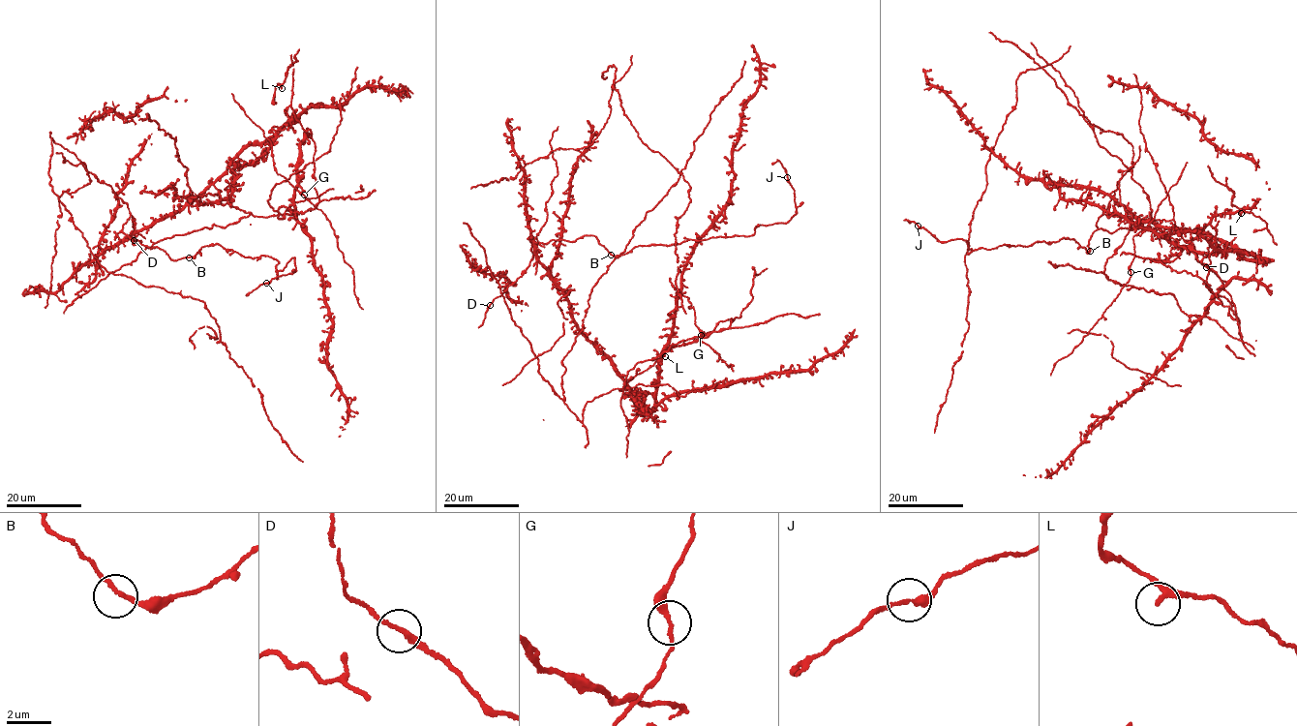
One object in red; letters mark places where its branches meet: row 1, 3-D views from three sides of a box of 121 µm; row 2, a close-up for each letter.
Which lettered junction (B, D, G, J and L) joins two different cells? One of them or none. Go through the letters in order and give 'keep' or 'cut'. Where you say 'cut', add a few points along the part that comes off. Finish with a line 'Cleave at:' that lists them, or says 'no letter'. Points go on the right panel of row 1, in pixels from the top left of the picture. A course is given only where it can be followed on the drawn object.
B: keep
D: keep
G: keep
J: keep
L: keep
Cleave at: no letter

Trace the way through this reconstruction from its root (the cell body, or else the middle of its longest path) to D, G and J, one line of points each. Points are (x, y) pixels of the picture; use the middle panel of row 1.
D: (570, 310), (566, 294), (539, 261), (530, 240), (532, 258), (527, 268), (490, 305)
G: (570, 310), (586, 334), (561, 382), (582, 421), (612, 390), (712, 388), (656, 401), (675, 309), (701, 336)
J: (570, 310), (536, 243), (591, 235), (616, 257), (638, 246), (750, 236), (796, 214), (787, 178)

